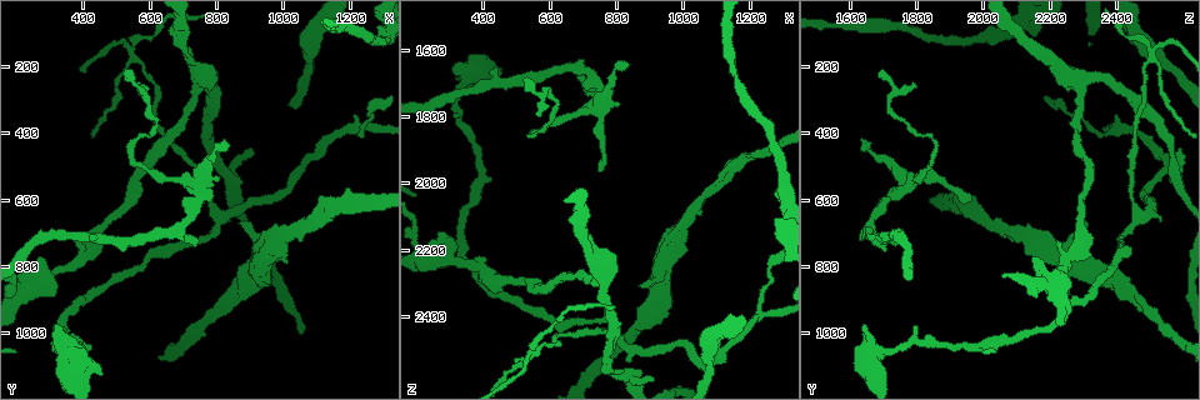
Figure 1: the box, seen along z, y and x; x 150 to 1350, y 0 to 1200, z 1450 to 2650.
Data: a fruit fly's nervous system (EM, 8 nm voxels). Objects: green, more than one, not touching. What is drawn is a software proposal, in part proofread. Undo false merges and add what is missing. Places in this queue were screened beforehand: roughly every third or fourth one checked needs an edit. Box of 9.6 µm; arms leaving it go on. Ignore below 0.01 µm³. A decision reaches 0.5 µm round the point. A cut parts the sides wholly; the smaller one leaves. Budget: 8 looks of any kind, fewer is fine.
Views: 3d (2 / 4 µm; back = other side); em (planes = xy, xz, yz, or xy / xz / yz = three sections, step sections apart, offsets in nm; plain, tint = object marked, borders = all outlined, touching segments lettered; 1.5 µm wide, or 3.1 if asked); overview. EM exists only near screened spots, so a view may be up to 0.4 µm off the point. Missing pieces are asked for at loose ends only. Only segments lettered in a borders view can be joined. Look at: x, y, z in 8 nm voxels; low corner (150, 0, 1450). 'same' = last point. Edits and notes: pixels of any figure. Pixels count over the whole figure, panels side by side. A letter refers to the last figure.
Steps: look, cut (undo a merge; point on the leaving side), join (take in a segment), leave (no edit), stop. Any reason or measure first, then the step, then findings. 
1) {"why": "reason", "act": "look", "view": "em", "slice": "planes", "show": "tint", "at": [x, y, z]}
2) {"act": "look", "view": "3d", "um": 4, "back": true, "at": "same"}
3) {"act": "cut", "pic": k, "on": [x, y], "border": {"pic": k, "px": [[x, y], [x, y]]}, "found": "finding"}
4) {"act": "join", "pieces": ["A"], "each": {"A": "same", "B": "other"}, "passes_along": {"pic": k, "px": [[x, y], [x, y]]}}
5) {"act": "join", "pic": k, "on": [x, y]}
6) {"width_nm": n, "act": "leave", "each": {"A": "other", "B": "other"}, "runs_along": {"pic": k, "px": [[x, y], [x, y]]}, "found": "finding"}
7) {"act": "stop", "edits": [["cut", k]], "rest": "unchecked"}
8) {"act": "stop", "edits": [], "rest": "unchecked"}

{"act": "look", "view": "3d", "um": 2, "back": true, "at": [740, 600, 1970]}

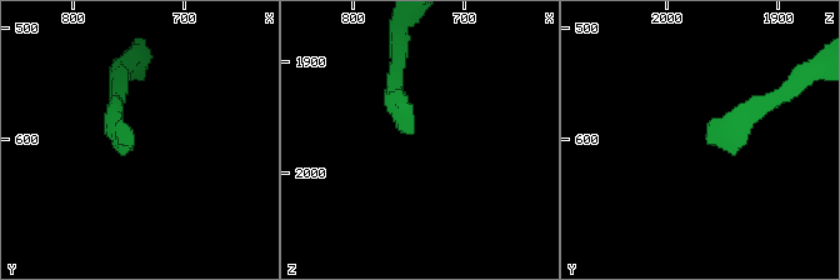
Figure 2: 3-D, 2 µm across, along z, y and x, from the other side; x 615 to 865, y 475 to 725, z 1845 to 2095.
{"act": "look", "view": "em", "slice": "xz", "step": 4, "show": "borders", "at": [750, 602, 1962]}

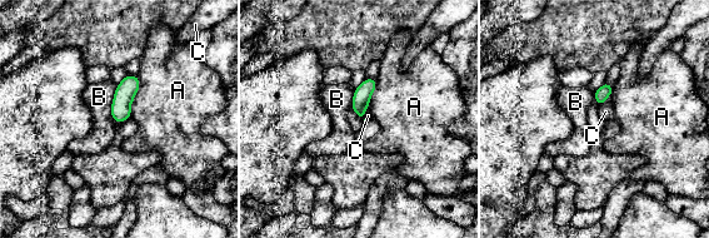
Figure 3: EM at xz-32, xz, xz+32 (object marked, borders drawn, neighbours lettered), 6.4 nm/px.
{"longest_contact_nm": ["A", 260], "act": "leave", "each": {"A": "other", "B": "other", "C": "other"}, "found": "no lettered segment goes on from it"}

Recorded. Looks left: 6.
{"why": "three-way junction", "act": "look", "view": "3d", "um": 2, "at": [1230, 390, 2400]}

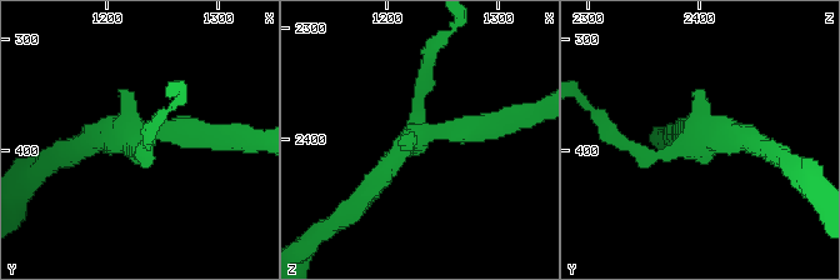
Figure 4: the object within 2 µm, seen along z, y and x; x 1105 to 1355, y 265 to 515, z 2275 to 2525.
{"arms": 3, "act": "look", "view": "em", "slice": "xy", "step": 8, "show": "tint", "at": [1228, 394, 2396]}

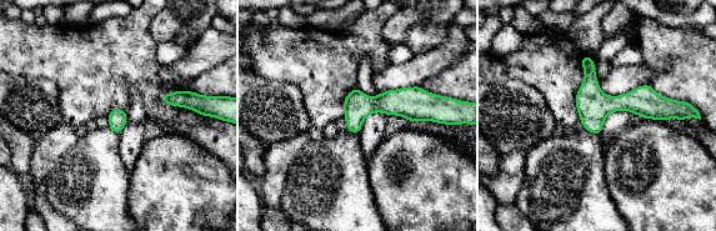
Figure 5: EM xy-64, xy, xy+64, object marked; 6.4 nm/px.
{"act": "look", "view": "em", "slice": "planes", "show": "borders", "at": "same"}

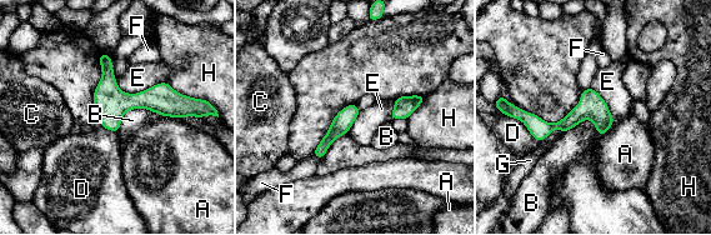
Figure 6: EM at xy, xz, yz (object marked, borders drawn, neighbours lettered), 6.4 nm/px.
{"width_nm": 170, "act": "leave", "each": {"A": "other", "B": "other", "C": "other", "D": "other", "E": "other", "F": "other", "G": "other", "H": "other"}, "border": {"pic": 6, "px": [[151, 111], [129, 109], [118, 133]]}, "found": "one neuron here"}

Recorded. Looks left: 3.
{"why": "branch stops here", "act": "look", "view": "3d", "um": 4, "back": true, "at": [870, 670, 2310]}

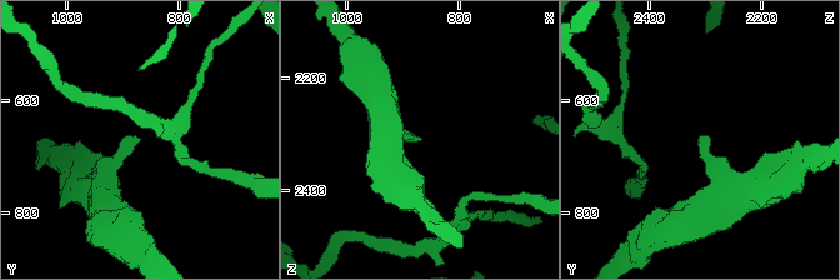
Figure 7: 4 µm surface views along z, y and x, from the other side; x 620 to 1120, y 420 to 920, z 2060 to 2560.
{"act": "look", "view": "em", "slice": "xy", "step": 4, "show": "borders", "at": [875, 675, 2310]}

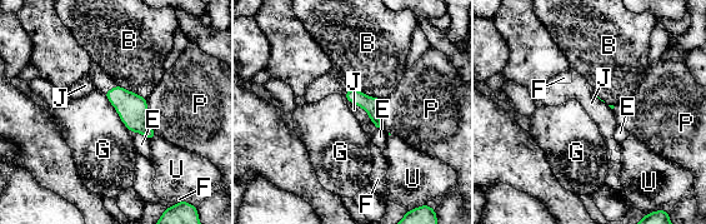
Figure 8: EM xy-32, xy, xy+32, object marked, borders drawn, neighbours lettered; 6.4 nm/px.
{"why": "another direction", "act": "look", "view": "em", "slice": "planes", "show": "borders", "at": "same"}

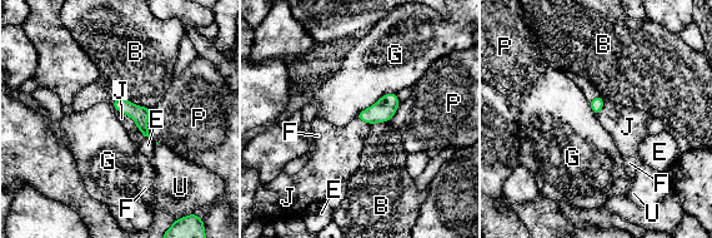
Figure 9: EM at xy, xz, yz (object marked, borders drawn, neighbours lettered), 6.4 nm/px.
{"longest_contact_nm": ["G", 320], "act": "leave", "each": {"B": "other", "E": "other", "F": "other", "G": "other", "J": "other", "P": "other", "U": "other"}, "found": "no lettered segment goes on from it"}

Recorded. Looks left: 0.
{"act": "stop", "edits": [], "rest": "unchecked"}

